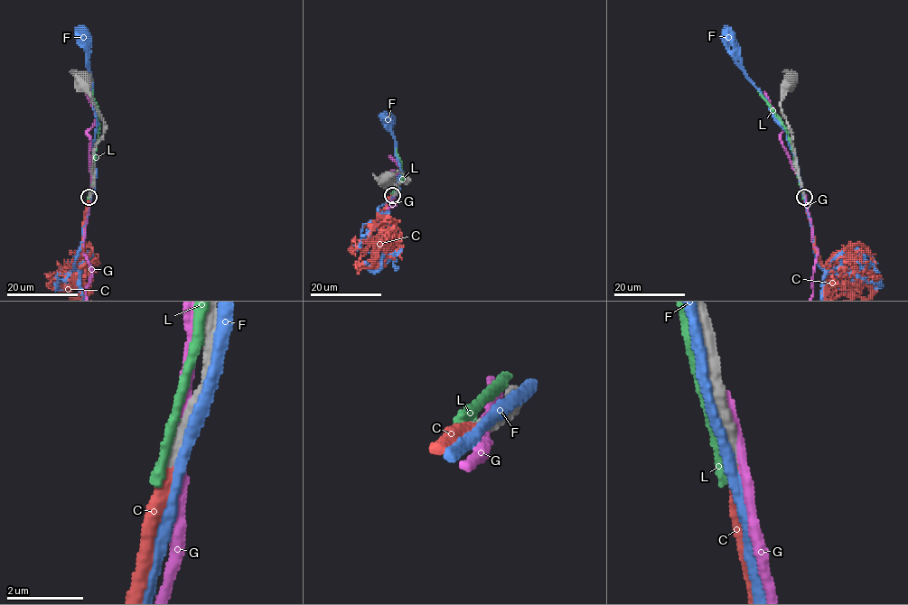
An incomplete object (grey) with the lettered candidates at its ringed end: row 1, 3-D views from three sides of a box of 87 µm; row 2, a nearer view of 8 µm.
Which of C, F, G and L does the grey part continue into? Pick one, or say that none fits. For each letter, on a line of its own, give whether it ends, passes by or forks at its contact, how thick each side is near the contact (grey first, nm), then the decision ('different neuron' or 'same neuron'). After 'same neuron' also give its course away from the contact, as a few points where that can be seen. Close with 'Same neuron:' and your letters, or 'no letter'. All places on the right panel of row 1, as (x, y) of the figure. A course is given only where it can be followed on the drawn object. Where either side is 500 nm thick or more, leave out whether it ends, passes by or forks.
C: it ends; calibres 320 and 360 nm; same neuron
F: it passes by; calibres 320 and 280 nm; different neuron
G: it passes by; calibres 480 and 320 nm; different neuron
L: it ends; calibres 400 and 360 nm; different neuron
Same neuron: C

